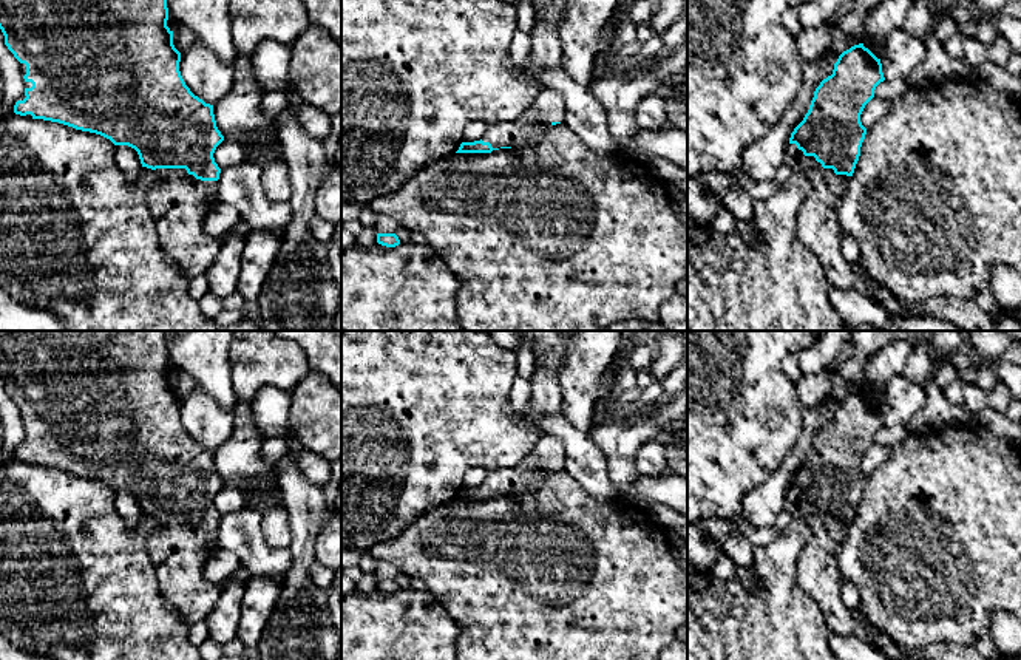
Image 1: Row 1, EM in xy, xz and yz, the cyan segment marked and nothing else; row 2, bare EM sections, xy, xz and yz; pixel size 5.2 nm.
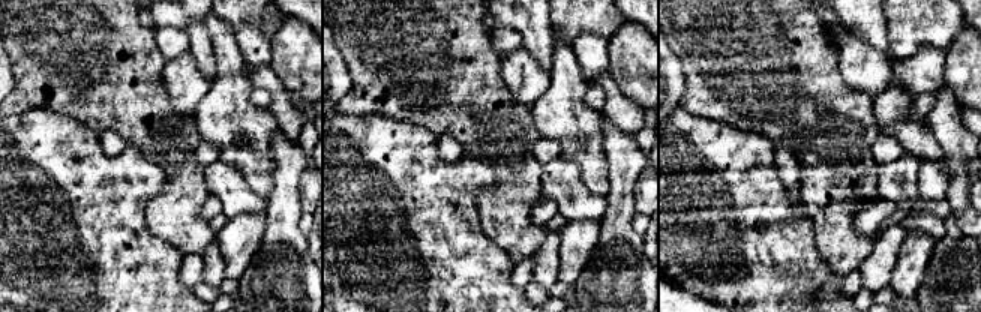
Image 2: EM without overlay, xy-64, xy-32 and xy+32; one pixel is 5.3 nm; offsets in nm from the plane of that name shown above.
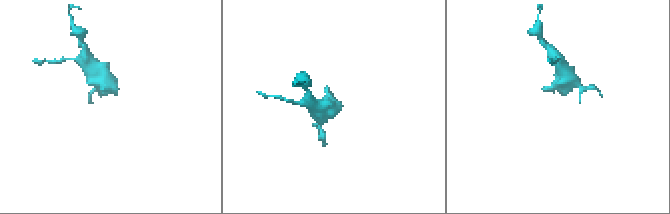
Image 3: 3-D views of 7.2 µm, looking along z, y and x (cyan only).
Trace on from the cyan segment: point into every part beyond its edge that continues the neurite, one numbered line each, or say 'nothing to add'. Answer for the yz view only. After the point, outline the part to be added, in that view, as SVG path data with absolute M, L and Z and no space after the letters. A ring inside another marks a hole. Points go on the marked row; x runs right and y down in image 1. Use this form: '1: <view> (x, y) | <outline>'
1: yz (817, 229) | M788 144L785 155L786 164L792 170L808 170L812 182L809 196L797 212L797 238L822 263L831 287L854 289L856 277L842 253L845 233L836 219L836 204L846 190L851 176L823 168L814 156L805 156L795 144Z

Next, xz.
1: xz (549, 107) | M547 88L539 93L522 117L508 124L491 125L482 141L490 142L493 148L525 148L538 144L553 122L564 124L564 121L565 99Z

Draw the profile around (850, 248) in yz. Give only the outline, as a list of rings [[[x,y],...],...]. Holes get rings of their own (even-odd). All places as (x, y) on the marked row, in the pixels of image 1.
[[[842,236],[842,253],[850,264],[860,263],[860,250],[857,241],[850,236]]]

